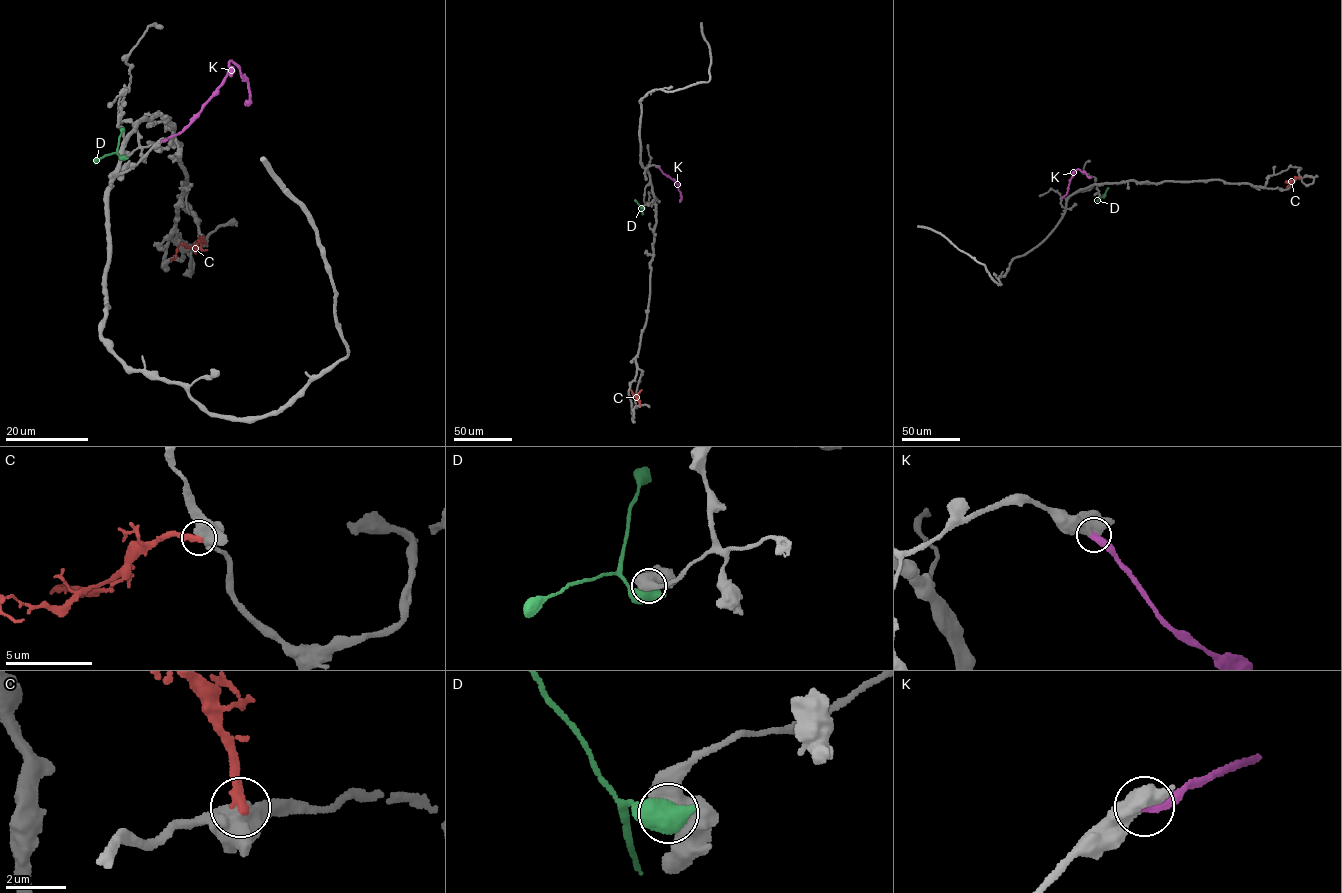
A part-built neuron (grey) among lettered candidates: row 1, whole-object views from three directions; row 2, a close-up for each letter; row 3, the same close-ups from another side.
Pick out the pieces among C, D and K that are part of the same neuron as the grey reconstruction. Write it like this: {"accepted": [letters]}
{"accepted": ["K"]}

